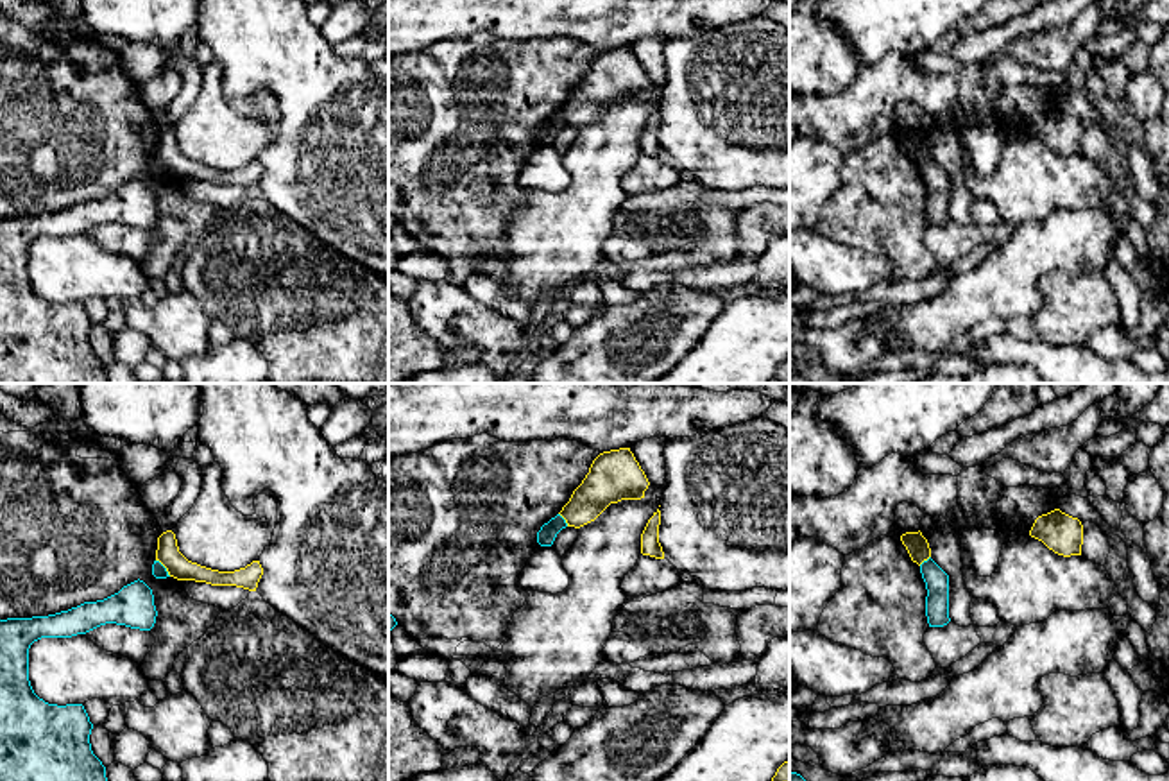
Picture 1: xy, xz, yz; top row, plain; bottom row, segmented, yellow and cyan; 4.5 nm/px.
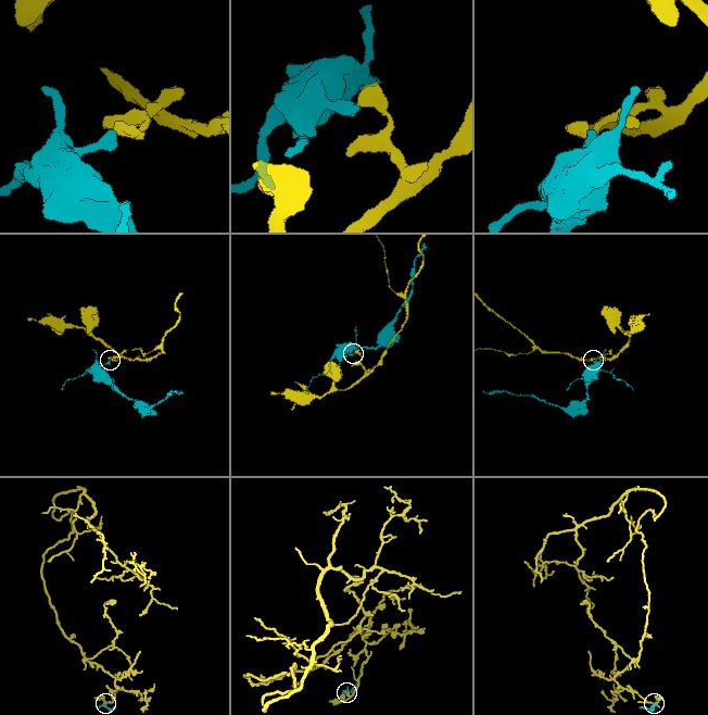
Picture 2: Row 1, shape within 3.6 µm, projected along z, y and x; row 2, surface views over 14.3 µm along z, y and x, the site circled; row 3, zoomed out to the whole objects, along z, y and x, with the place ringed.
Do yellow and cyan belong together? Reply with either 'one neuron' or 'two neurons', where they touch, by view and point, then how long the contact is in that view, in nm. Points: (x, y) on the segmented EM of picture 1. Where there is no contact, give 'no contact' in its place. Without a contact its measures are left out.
two neurons | xy (165, 566) | 100 nm

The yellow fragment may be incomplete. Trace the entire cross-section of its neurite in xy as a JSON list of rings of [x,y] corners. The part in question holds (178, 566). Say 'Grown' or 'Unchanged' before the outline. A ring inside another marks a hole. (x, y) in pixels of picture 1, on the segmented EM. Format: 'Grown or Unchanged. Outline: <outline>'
Unchanged. Outline: [[[166,530],[158,537],[156,561],[159,561],[166,568],[168,575],[177,580],[195,580],[211,586],[236,586],[249,591],[256,591],[263,575],[260,561],[252,561],[245,568],[235,571],[218,571],[192,562],[179,552],[177,539],[172,530]]]

